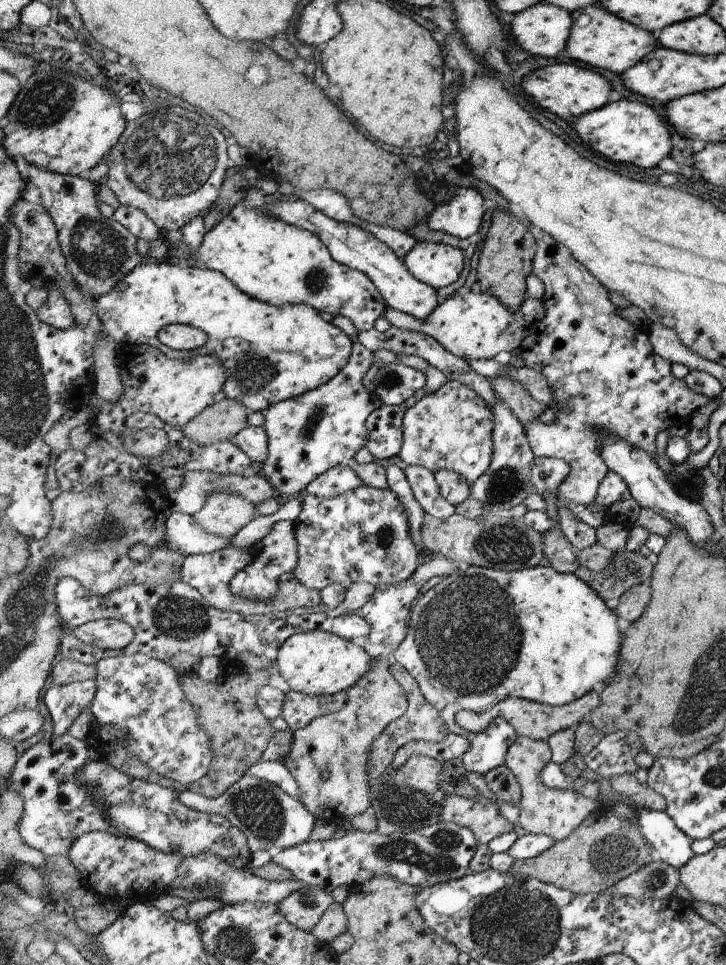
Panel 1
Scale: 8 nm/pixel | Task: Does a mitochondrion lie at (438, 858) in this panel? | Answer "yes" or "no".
yes

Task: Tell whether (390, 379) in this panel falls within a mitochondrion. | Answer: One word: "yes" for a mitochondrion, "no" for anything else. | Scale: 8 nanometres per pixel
yes

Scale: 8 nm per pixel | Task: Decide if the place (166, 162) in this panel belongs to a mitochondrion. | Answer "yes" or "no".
yes

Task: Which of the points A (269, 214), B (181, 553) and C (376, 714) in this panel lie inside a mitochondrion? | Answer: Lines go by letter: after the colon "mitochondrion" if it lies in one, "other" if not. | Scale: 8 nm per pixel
A: other
B: other
C: other

